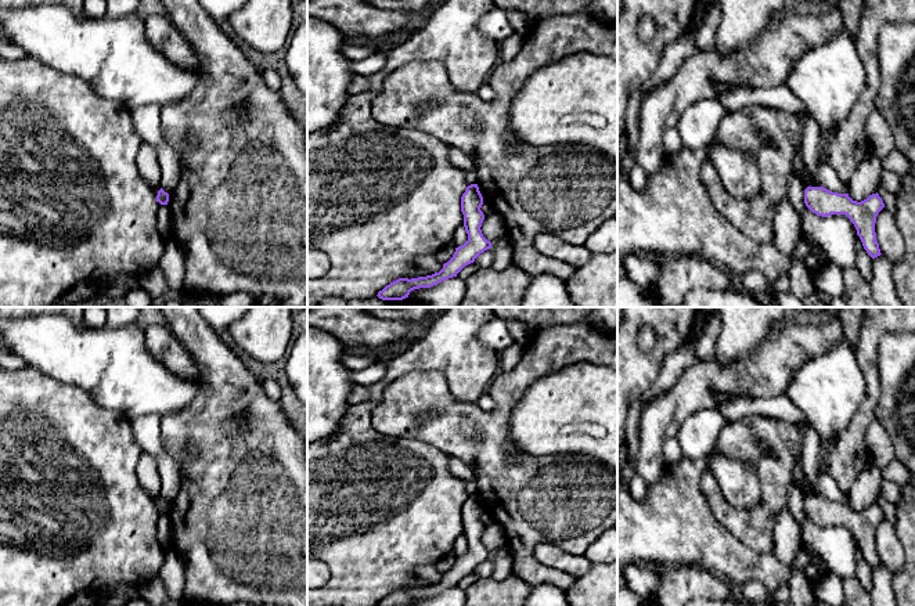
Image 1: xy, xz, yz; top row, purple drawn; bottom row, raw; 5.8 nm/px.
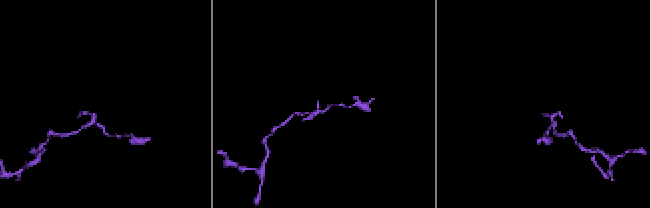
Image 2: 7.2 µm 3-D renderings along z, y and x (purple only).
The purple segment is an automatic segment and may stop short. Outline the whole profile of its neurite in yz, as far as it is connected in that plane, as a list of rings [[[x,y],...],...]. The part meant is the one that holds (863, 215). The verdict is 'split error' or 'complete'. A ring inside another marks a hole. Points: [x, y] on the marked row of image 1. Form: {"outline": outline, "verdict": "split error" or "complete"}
{"outline": [[[807,187],[804,190],[804,203],[813,213],[822,217],[846,214],[854,224],[867,253],[872,259],[882,255],[876,241],[875,223],[885,203],[878,192],[857,202],[849,194],[832,192],[824,187]]], "verdict": "complete"}

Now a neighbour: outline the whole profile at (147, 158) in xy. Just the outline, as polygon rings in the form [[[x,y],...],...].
[[[143,143],[137,152],[137,169],[141,177],[151,185],[159,185],[161,181],[161,167],[158,162],[156,149],[148,144]]]

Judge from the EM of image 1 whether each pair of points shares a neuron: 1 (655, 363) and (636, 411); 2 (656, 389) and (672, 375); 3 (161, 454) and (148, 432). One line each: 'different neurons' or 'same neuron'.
1: different neurons
2: same neuron
3: same neuron

